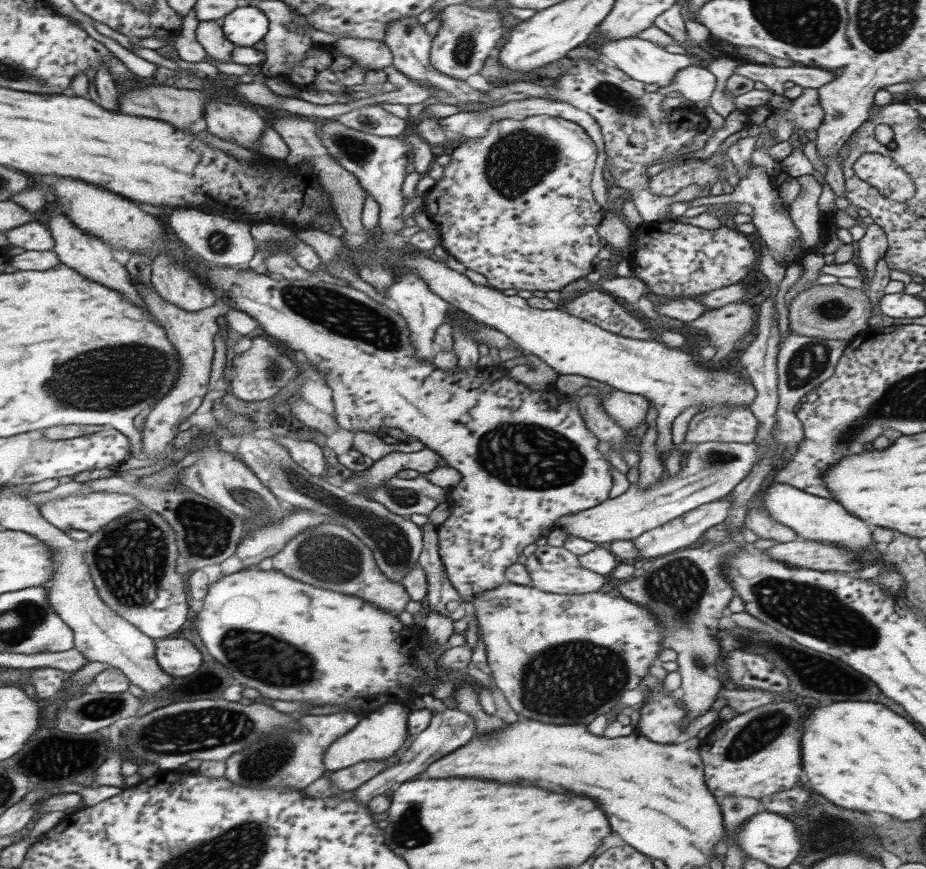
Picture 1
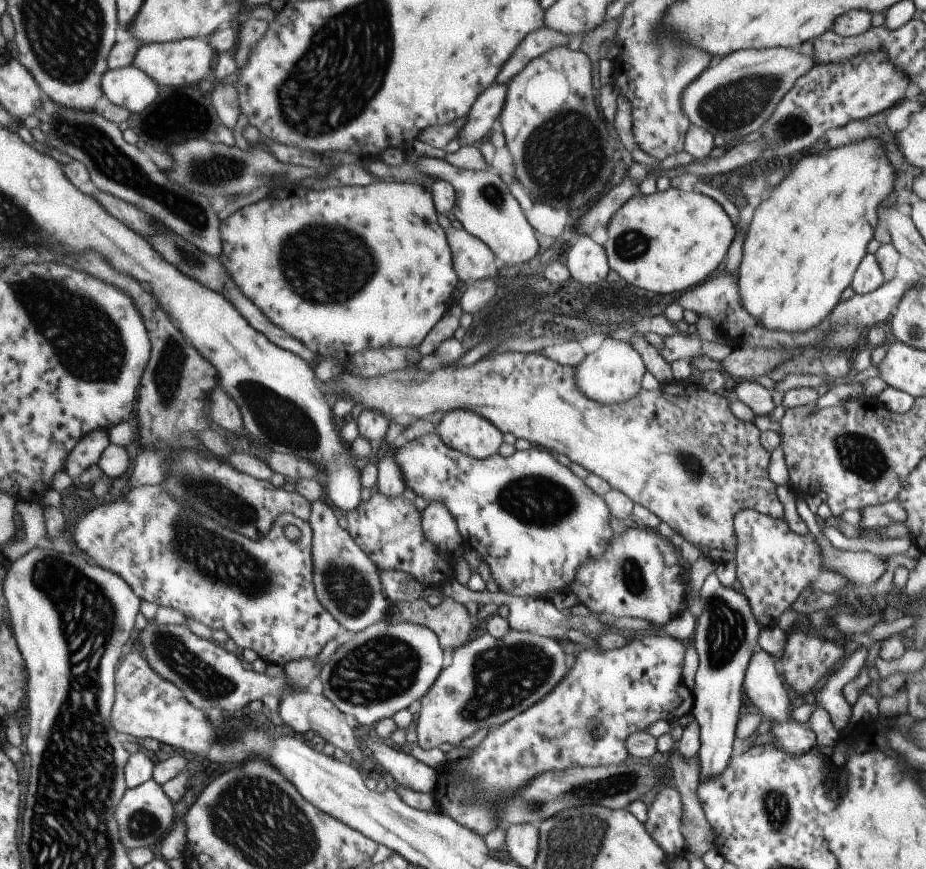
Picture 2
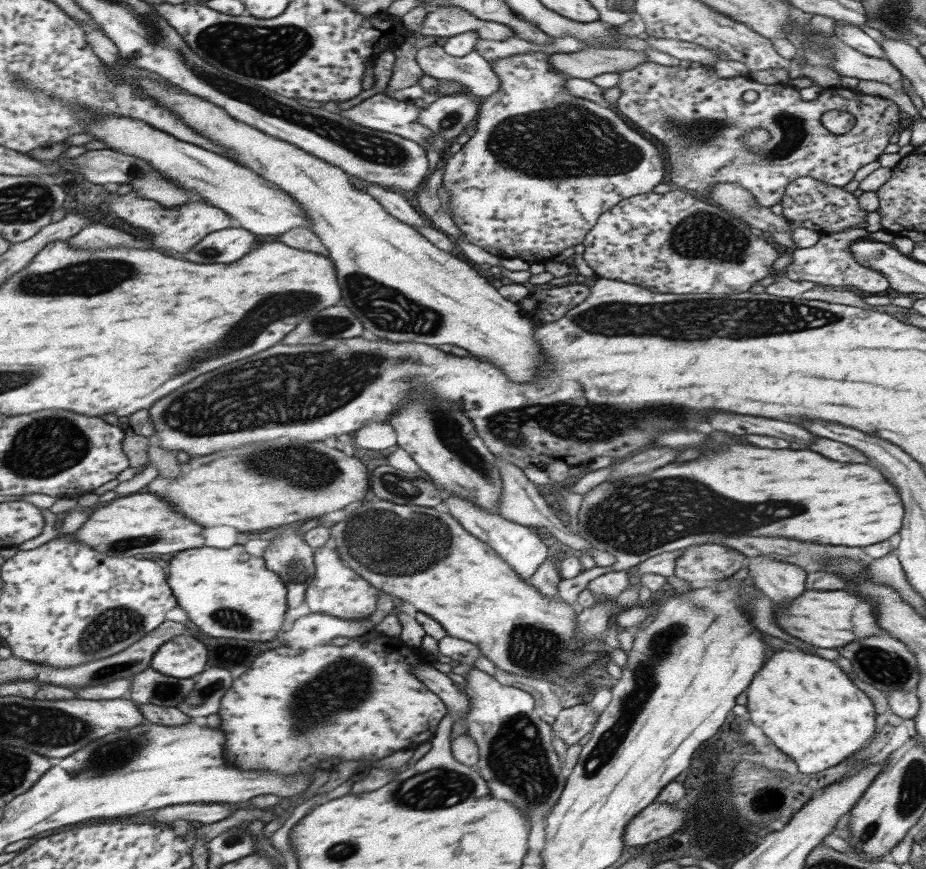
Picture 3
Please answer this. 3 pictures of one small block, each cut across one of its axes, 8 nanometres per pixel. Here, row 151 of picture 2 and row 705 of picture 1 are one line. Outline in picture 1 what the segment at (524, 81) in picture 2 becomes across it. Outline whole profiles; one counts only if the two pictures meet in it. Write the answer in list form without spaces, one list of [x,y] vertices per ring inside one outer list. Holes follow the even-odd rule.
[[[505,580],[497,588],[477,594],[471,604],[494,686],[503,693],[513,712],[543,724],[587,724],[595,716],[605,714],[612,708],[611,698],[619,700],[623,692],[637,687],[651,664],[658,663],[656,658],[663,650],[663,628],[657,618],[612,593],[553,594]]]

